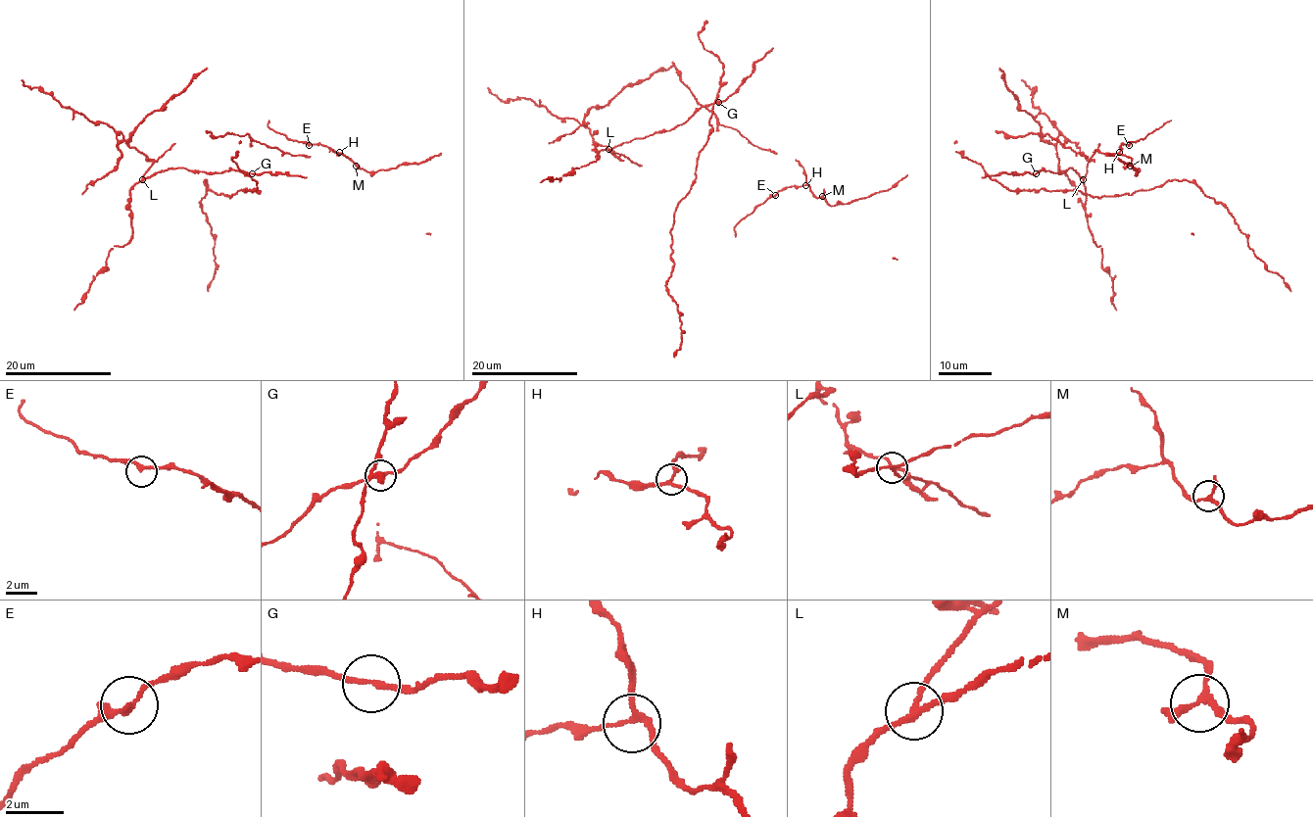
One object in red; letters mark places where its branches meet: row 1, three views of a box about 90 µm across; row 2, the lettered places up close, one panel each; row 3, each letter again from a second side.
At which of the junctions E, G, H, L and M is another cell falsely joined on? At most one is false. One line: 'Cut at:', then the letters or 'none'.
Cut at: L

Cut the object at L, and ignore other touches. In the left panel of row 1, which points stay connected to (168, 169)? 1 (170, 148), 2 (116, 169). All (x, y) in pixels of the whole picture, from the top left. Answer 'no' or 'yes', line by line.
1: no
2: no

